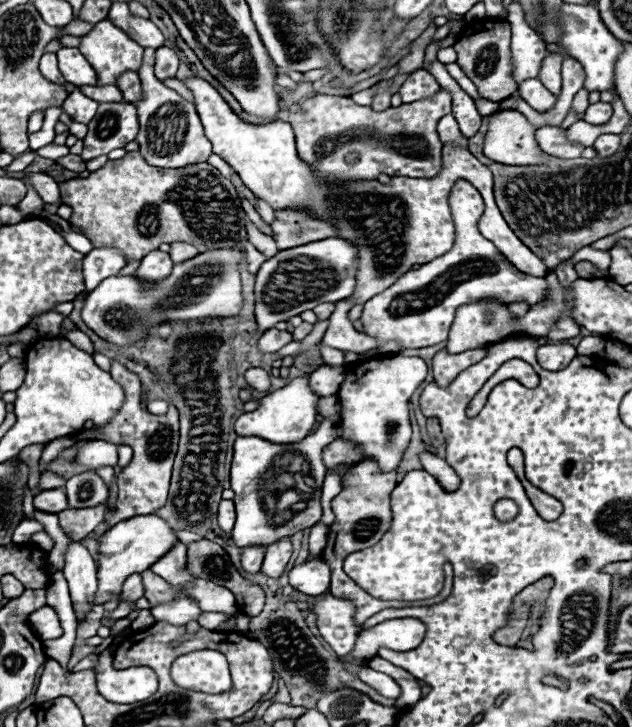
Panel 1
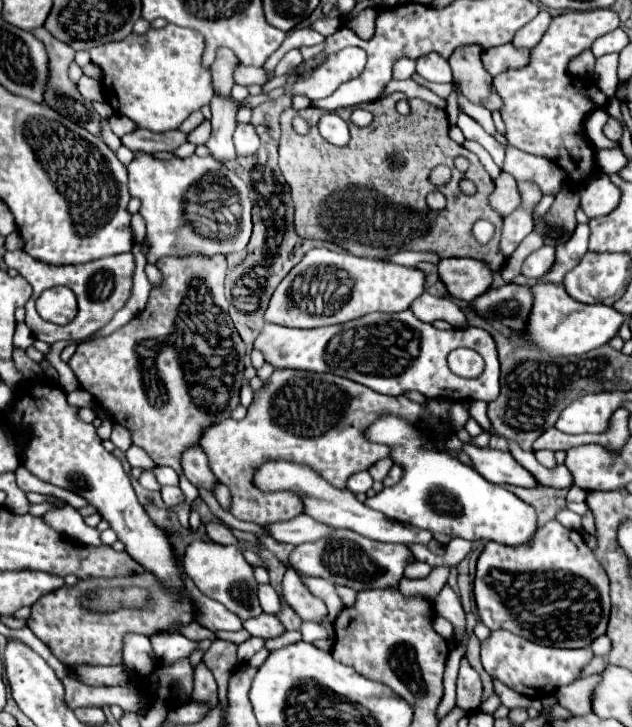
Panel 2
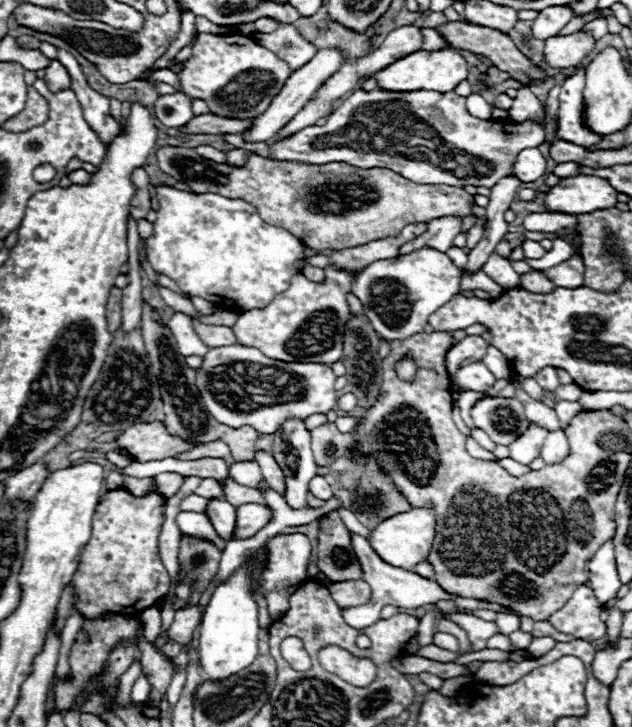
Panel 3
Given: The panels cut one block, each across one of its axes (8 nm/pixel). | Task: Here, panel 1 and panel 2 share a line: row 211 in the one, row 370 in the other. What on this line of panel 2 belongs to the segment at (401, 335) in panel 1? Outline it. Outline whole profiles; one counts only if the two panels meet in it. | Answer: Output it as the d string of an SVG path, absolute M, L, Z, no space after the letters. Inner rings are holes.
M456 348L448 354L448 366L456 376L480 376L484 372L484 360L468 348Z

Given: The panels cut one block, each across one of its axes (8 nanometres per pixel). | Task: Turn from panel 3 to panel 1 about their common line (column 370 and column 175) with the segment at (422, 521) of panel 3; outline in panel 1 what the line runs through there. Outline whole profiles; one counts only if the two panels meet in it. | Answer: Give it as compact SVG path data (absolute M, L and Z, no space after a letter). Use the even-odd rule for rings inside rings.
M144 514L134 516L130 520L122 520L120 524L112 526L108 532L104 532L104 536L98 542L100 542L100 570L98 570L98 592L94 602L104 604L120 594L122 584L130 574L140 574L148 570L152 564L156 564L156 560L166 556L178 544L178 538L164 518L156 514Z

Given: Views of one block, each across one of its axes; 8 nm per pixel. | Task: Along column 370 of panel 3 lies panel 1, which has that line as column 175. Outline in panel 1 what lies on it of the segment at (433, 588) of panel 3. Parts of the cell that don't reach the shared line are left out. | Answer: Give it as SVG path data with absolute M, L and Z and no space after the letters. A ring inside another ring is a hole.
M184 544L174 546L162 560L152 564L150 570L156 572L160 578L164 578L174 588L186 586L194 580L194 576L186 568L186 546ZM182 594L182 596L176 596L172 602L152 606L150 612L152 612L152 616L154 616L156 620L184 626L188 620L196 620L202 610L198 608L198 604L196 604L190 596Z

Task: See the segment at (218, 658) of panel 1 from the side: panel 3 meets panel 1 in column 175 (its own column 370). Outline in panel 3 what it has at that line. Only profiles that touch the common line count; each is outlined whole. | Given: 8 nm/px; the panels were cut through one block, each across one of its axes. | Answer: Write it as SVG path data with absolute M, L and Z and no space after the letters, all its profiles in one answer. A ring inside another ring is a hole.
M338 646L322 648L318 654L318 660L328 672L342 676L342 680L354 686L368 686L376 674L376 668L370 660L356 658Z

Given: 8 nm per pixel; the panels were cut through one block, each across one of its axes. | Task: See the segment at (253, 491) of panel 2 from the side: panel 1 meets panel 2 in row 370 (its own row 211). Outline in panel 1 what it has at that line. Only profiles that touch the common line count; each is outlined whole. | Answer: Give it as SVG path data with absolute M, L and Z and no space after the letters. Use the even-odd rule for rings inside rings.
M292 208L274 210L274 222L270 226L278 250L288 250L336 236L336 226L332 222Z

